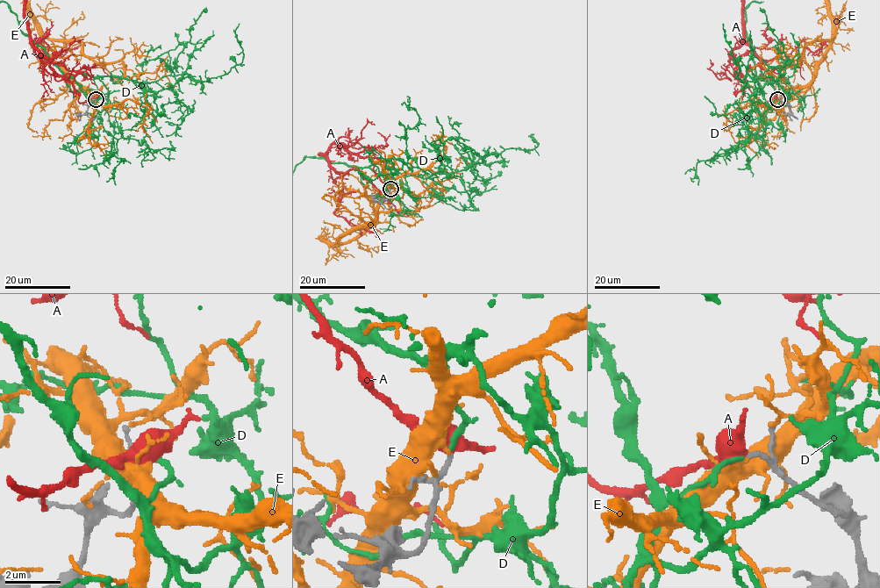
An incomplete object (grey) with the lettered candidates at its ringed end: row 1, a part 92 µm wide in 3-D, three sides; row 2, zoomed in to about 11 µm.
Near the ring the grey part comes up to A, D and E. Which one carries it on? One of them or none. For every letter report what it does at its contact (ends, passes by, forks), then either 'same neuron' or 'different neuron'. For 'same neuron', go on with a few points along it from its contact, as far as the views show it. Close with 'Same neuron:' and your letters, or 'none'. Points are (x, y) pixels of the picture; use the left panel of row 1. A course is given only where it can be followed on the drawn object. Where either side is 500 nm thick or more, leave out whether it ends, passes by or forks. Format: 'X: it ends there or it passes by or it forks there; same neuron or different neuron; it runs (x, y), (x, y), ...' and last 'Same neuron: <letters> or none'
A: different neuron
D: it ends there; same neuron; it runs (96, 99), (73, 76), (124, 77), (147, 90), (171, 89), (185, 74), (220, 76), (242, 62), (239, 23)
E: it ends there; different neuron
Same neuron: D

